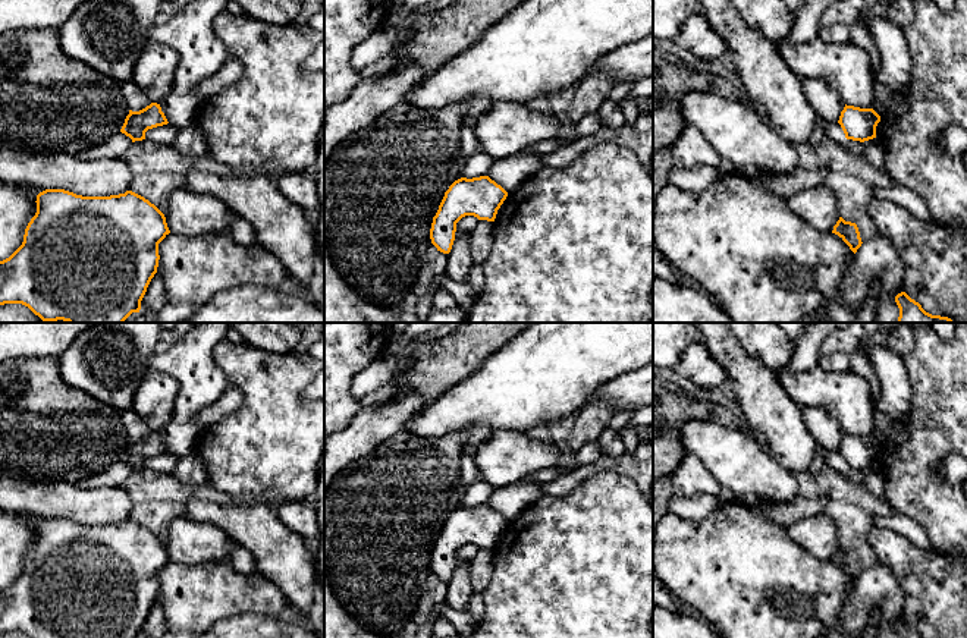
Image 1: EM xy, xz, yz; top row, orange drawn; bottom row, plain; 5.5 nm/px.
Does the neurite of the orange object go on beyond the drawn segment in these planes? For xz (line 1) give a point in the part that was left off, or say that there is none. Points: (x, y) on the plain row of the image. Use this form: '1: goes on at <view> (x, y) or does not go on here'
1: does not go on here

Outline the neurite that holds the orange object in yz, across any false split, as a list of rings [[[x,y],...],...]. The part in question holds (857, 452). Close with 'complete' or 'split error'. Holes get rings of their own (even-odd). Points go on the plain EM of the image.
[[[847,433],[838,449],[845,466],[860,471],[876,466],[876,455],[879,450],[880,444],[873,437],[860,437]]] | complete

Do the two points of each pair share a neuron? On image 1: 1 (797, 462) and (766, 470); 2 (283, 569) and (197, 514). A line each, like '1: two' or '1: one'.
1: two
2: one

